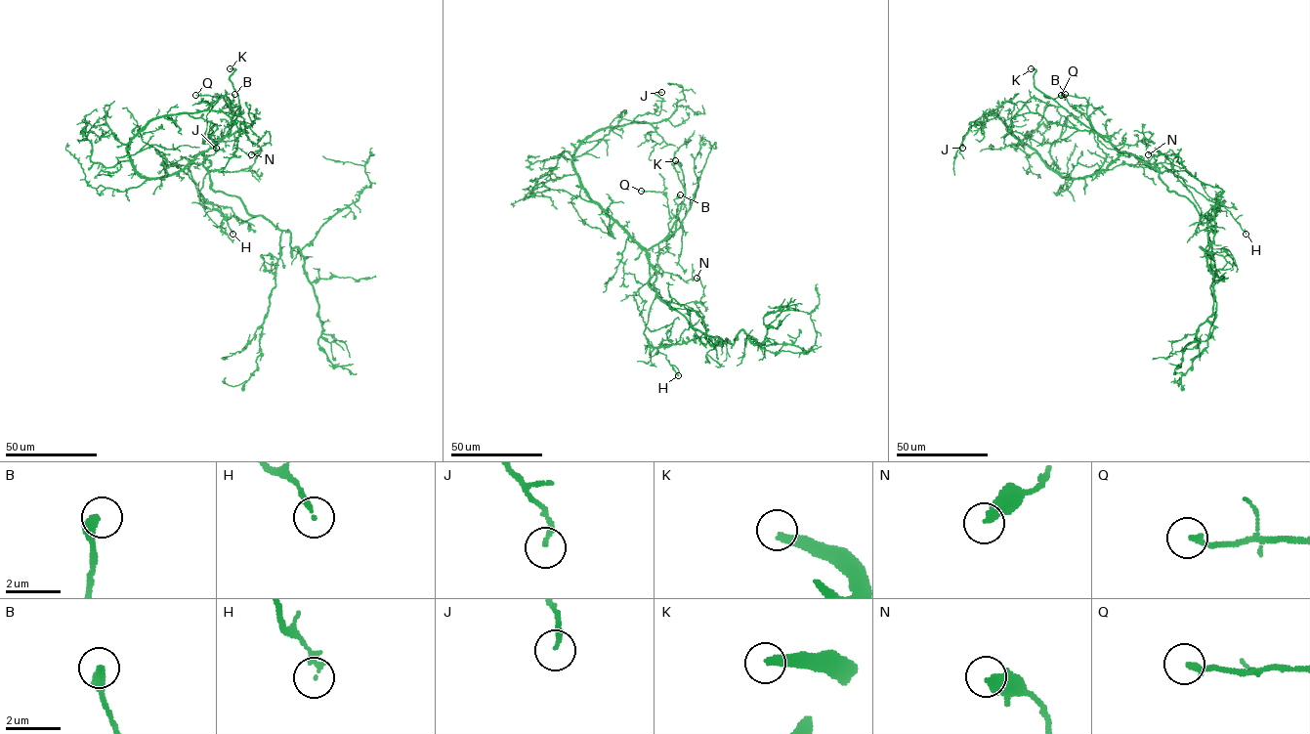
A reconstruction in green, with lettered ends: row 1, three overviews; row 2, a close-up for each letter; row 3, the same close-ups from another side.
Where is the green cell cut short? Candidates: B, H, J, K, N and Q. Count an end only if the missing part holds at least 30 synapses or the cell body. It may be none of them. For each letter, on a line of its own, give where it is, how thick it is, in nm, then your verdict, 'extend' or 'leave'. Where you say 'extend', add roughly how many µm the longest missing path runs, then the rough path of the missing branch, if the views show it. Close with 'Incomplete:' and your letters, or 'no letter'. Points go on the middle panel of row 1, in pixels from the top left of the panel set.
B: (680, 194) | 400 nm | leave
H: (678, 375) | 150 nm | leave
J: (661, 92) | 190 nm | leave
K: (675, 160) | 320 nm | extend | 15 µm | (675, 160), (661, 142)
N: (697, 278) | 440 nm | leave
Q: (641, 191) | 200 nm | leave
Incomplete: K

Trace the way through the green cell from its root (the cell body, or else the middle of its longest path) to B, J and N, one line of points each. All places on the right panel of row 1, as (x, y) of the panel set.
B: (1144, 163), (1131, 153), (1118, 151), (1097, 132), (1085, 113), (1069, 105), (1065, 94)
J: (1144, 163), (1121, 153), (1098, 173), (1060, 176), (994, 113), (984, 118), (984, 125), (969, 128), (962, 148)
N: (1144, 163), (1160, 172), (1174, 171), (1172, 159), (1165, 154), (1159, 151), (1148, 154)

